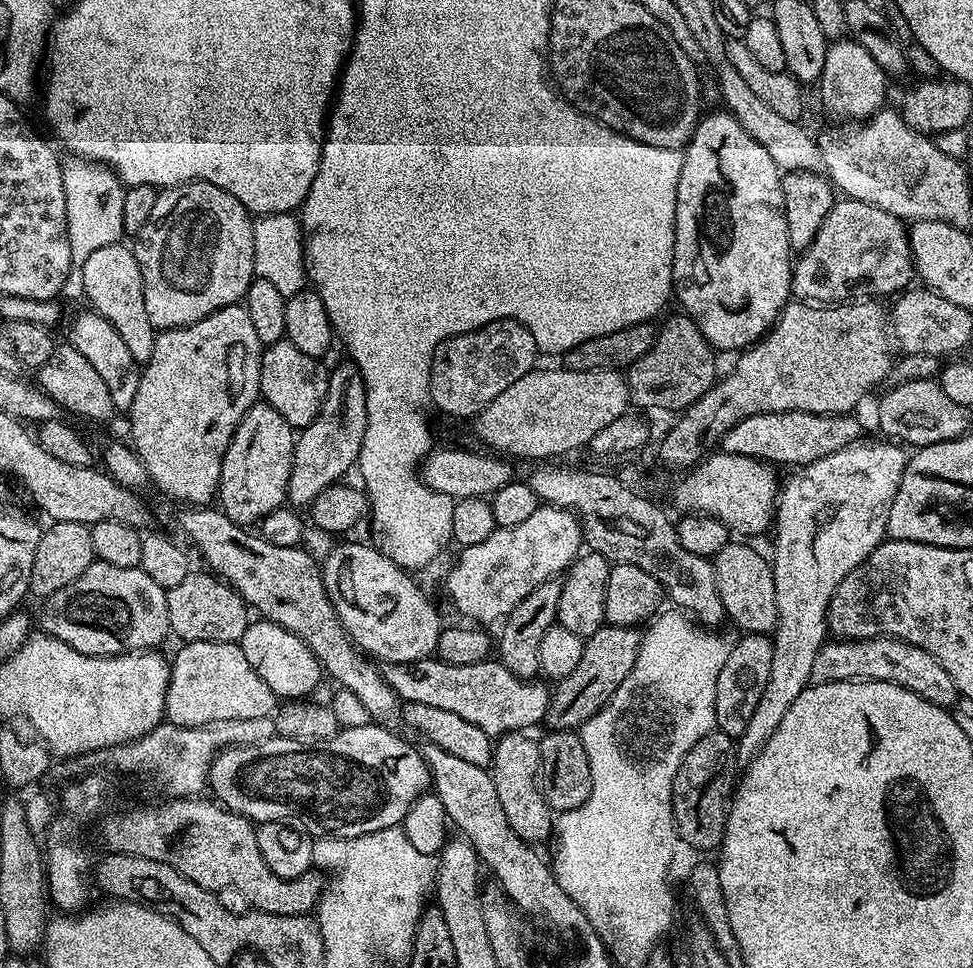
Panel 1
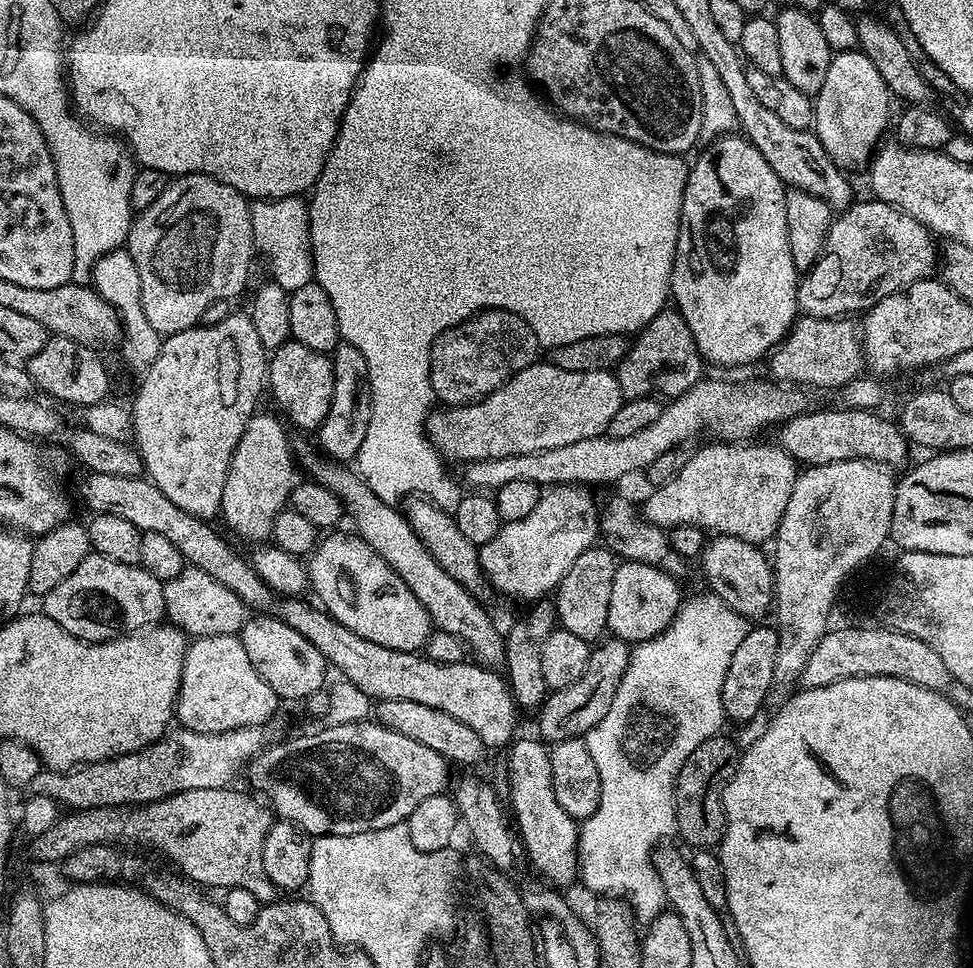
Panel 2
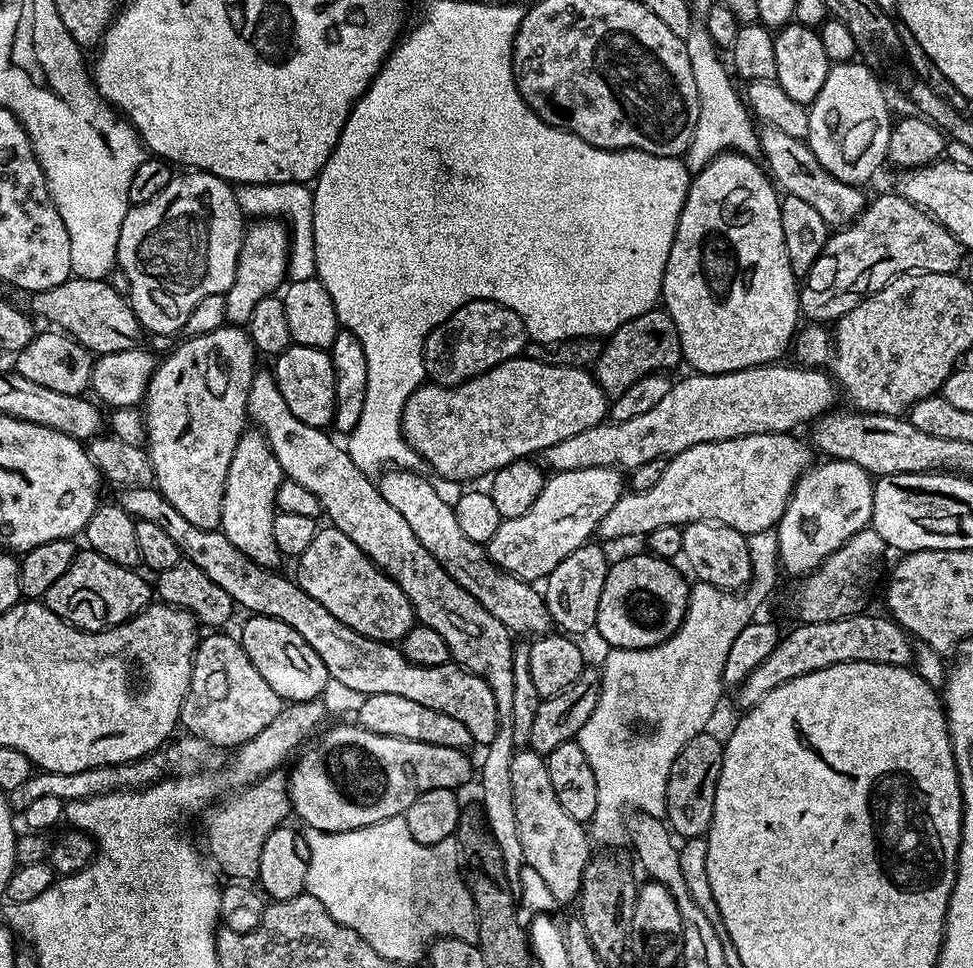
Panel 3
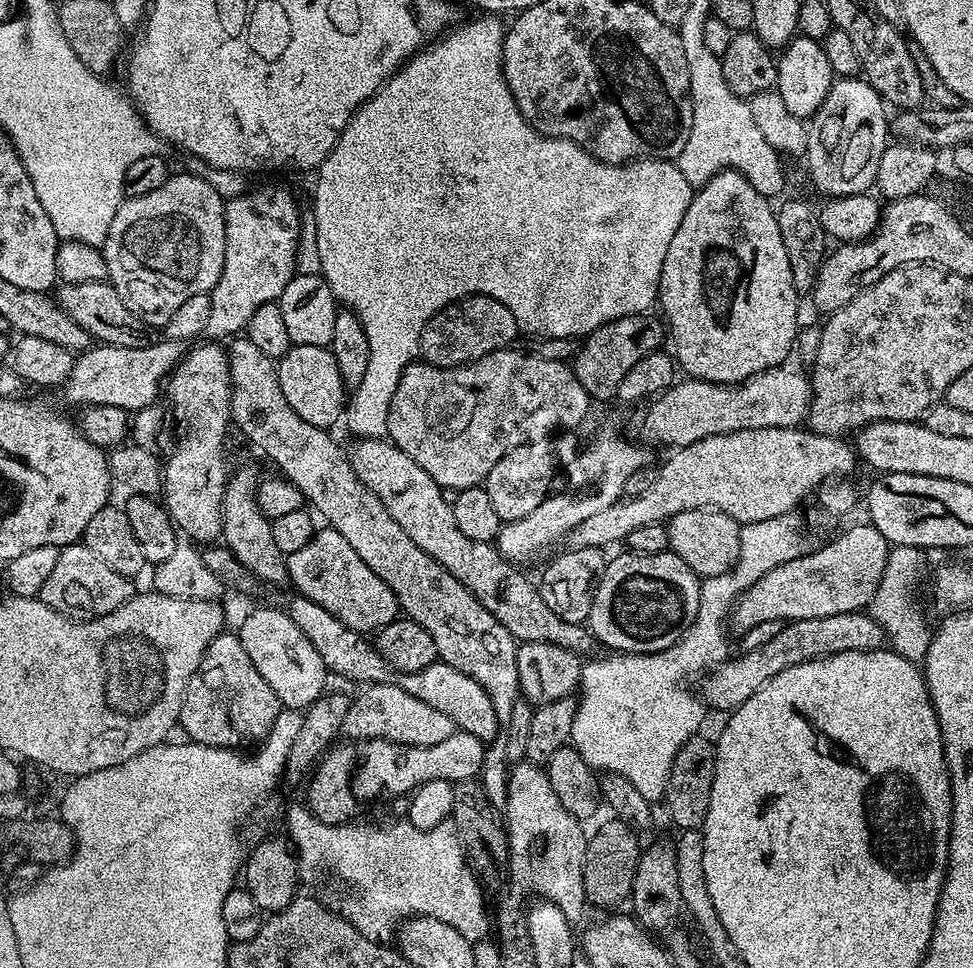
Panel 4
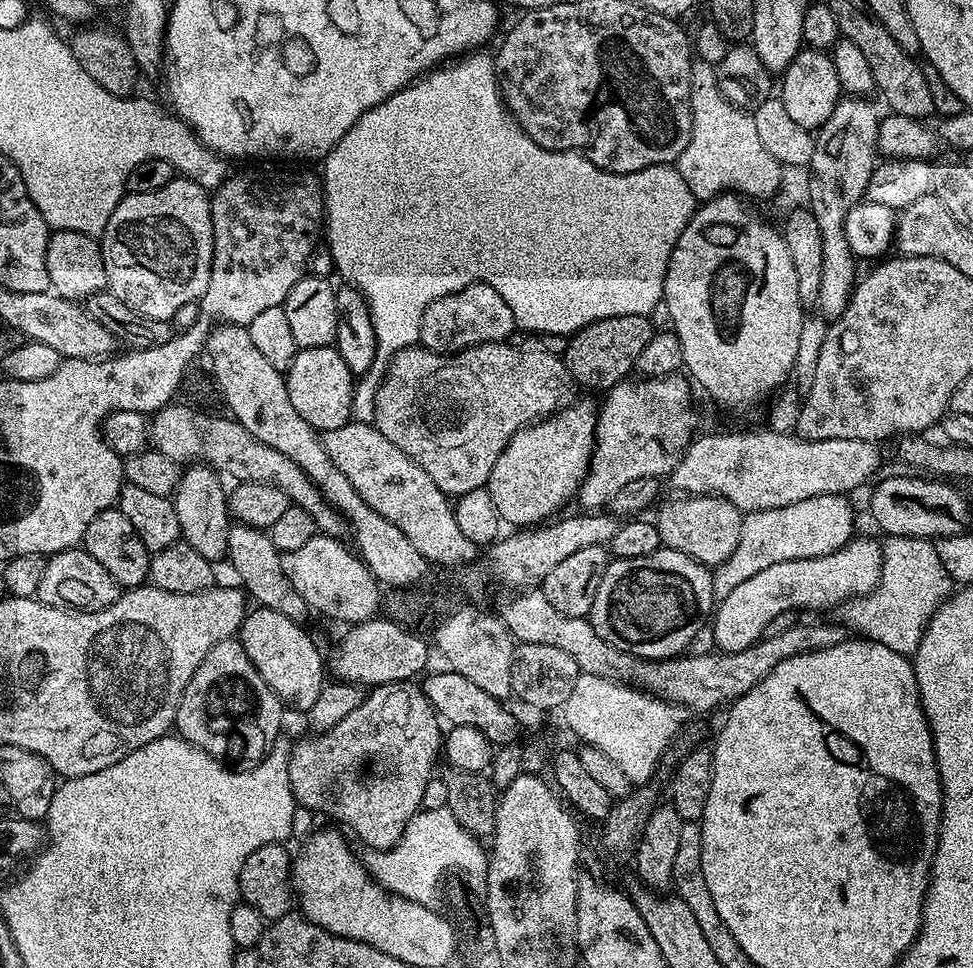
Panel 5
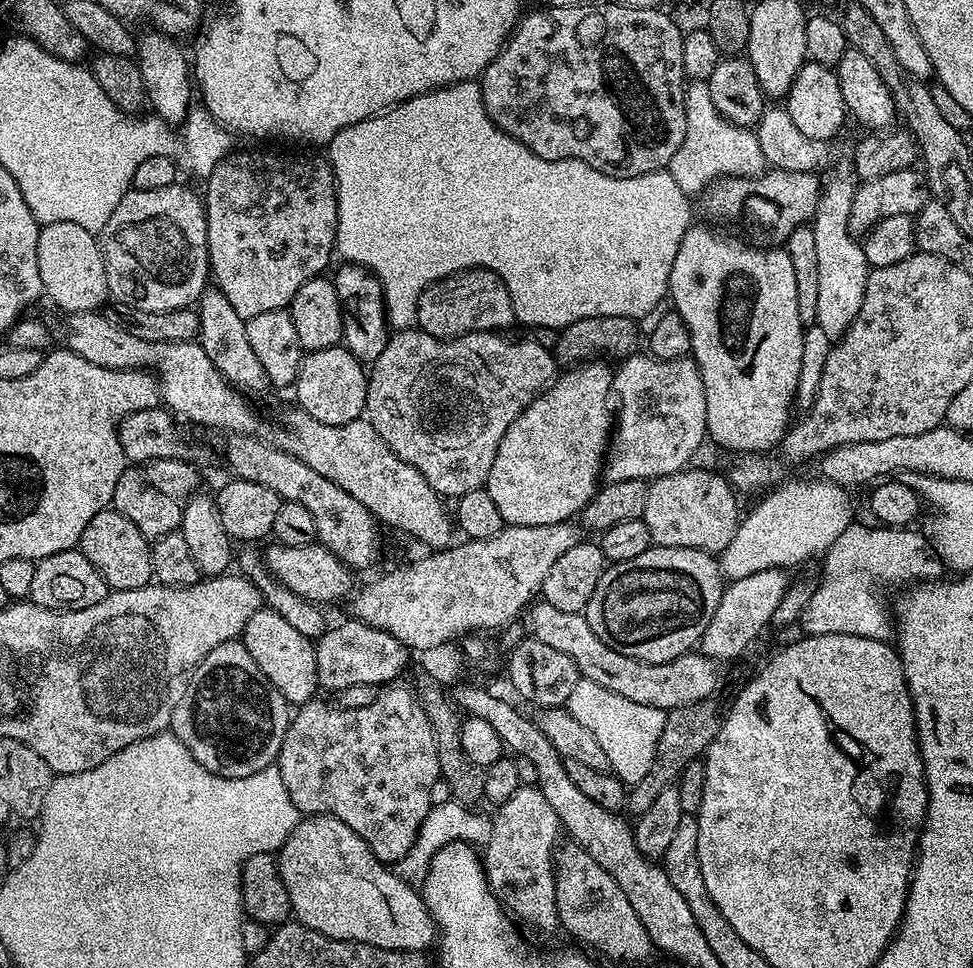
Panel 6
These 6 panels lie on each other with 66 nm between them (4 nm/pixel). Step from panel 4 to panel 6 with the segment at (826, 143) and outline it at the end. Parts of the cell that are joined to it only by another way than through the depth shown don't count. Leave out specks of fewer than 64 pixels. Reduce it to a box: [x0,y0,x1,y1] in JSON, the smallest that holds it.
[810,160,870,338]

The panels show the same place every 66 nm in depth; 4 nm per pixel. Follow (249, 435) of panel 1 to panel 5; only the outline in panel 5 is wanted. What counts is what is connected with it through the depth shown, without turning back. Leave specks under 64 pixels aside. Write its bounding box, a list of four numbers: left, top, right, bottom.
[226,523,310,622]

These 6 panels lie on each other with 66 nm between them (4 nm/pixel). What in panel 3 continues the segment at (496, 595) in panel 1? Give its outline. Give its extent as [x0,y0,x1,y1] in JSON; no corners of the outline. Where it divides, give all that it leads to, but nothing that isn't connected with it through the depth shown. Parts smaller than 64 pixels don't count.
[486,466,626,581]

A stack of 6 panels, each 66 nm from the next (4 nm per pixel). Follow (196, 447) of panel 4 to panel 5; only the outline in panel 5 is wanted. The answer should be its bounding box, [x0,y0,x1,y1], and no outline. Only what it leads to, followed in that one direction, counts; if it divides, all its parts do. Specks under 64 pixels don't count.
[174,466,230,562]

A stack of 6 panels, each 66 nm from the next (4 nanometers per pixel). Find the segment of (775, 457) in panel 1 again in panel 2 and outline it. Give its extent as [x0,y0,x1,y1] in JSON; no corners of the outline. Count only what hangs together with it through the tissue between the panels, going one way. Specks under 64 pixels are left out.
[779,406,909,466]

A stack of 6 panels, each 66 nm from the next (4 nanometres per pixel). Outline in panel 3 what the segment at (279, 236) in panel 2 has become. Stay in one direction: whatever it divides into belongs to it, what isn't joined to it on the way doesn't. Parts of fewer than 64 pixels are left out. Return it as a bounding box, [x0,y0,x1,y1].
[234,183,315,281]

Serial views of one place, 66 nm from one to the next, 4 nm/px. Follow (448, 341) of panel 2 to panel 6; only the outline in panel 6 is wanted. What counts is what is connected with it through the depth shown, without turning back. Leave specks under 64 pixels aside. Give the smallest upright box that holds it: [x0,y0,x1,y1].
[415,268,514,340]

